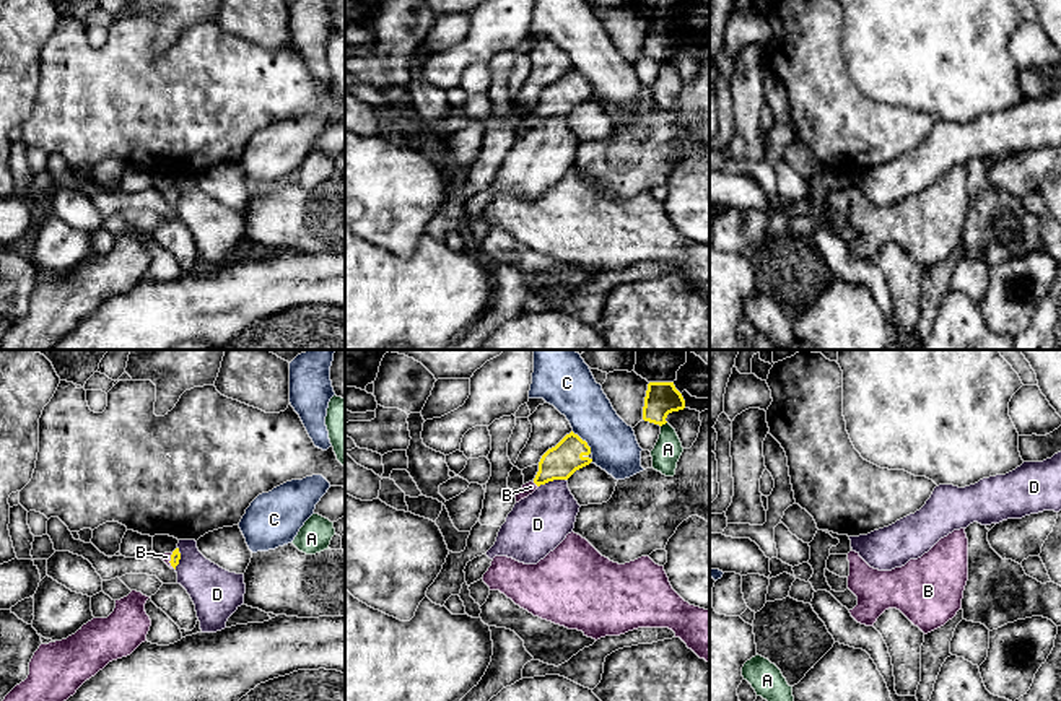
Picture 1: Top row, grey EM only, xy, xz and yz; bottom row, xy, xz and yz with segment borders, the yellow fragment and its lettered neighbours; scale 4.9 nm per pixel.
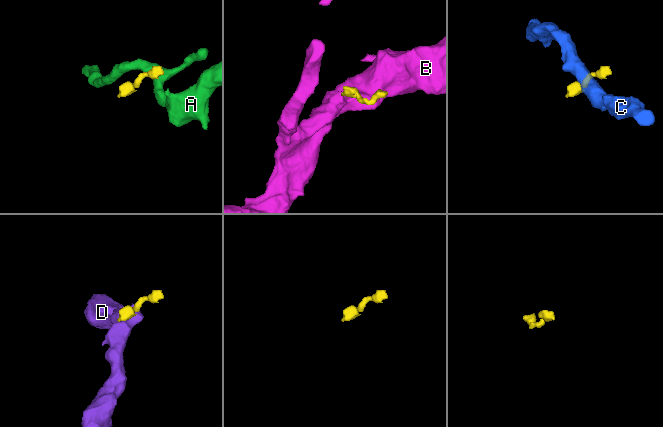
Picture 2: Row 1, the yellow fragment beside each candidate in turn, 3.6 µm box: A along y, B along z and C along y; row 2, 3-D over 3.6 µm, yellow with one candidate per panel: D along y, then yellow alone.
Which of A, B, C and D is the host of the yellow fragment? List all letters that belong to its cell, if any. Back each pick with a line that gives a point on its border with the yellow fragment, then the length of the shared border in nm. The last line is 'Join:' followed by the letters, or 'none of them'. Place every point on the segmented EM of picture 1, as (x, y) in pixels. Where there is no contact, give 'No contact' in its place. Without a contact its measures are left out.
B: Touches yellow at xz (536, 483). Shared border 40 nm
Join: B

